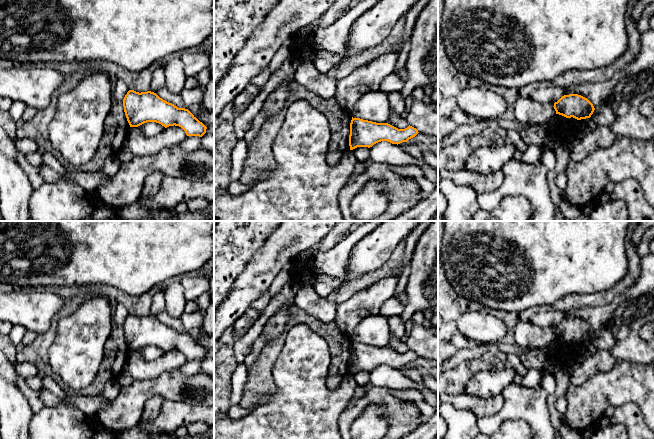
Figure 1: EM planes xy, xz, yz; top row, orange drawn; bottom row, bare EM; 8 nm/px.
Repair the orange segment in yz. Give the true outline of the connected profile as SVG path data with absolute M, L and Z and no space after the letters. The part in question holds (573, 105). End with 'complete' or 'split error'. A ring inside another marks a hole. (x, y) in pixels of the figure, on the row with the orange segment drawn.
M569 94L562 96L554 103L556 114L566 118L575 118L577 120L590 118L595 108L593 104L585 97L578 94Z; complete

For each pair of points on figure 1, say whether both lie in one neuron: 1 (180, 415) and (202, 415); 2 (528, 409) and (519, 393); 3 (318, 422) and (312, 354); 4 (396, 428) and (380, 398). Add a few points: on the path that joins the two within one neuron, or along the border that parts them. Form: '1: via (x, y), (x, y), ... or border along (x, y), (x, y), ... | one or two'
1: via (185, 415), (197, 415) | one
2: via (525, 405), (519, 397) | one
3: via (312, 405), (312, 371) | one
4: via (396, 420), (396, 411), (388, 403) | one

